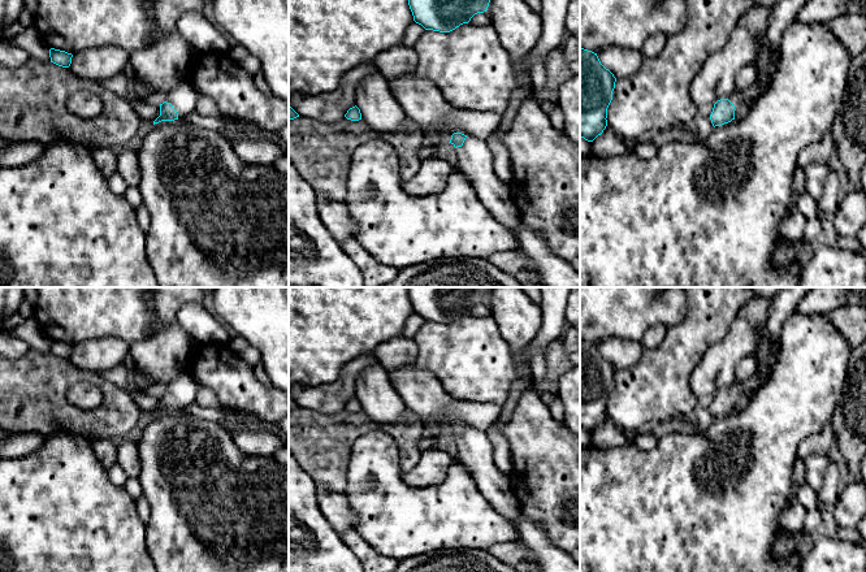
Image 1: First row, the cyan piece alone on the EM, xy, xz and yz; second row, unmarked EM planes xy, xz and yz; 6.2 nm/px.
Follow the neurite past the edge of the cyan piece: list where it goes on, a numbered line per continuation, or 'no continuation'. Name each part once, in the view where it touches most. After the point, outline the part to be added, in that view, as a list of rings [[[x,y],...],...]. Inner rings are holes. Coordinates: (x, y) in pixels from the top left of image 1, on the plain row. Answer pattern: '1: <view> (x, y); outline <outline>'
1: xy (183, 390); outline [[[186,372],[181,378],[172,381],[165,386],[165,393],[170,394],[178,404],[178,411],[195,402],[200,389],[199,382],[190,372]]]

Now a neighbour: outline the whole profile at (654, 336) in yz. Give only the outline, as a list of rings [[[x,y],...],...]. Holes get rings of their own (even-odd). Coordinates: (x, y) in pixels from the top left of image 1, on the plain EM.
[[[655,325],[644,334],[641,343],[645,348],[657,348],[661,346],[664,335],[666,335],[667,328],[663,325]]]

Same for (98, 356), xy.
[[[95,338],[72,348],[69,361],[79,370],[104,377],[126,361],[130,344],[120,338]]]

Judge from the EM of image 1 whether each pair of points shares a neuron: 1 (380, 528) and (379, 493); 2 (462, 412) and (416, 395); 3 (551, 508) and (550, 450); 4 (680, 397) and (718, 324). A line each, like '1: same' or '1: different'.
1: same
2: same
3: same
4: same

